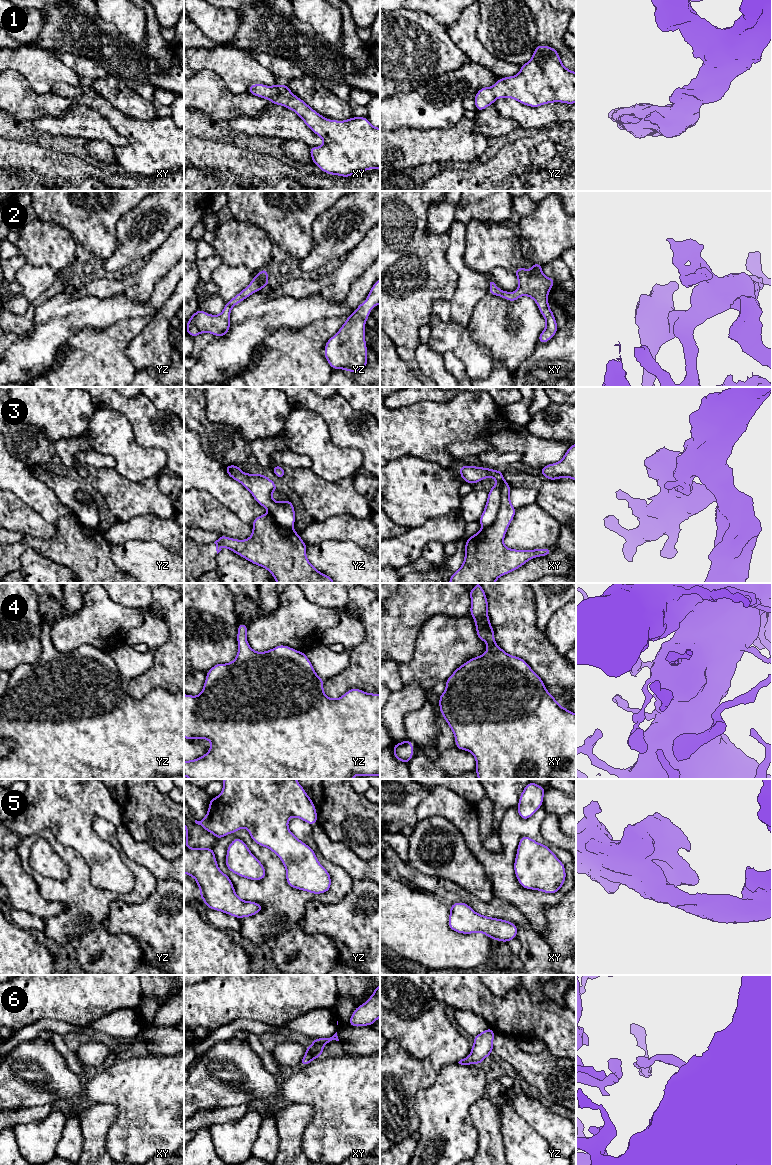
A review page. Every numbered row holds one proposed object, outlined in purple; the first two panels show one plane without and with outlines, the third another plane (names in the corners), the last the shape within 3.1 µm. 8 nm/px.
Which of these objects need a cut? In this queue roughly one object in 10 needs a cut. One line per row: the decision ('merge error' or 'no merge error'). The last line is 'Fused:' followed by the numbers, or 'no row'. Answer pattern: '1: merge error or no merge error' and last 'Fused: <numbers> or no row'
1: no merge error
2: no merge error
3: merge error
4: no merge error
5: no merge error
6: no merge error
Fused: 3

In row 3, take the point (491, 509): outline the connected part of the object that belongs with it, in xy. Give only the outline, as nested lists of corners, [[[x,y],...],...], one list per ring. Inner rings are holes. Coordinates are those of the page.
[[[493,485],[490,491],[488,492],[488,499],[486,501],[486,505],[484,511],[479,518],[479,522],[482,528],[489,527],[494,523],[497,513],[500,507],[500,488],[497,485]]]

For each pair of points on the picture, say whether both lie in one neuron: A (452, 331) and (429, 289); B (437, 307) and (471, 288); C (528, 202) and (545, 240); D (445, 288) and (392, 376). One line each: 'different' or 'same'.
A: different
B: different
C: different
D: different

